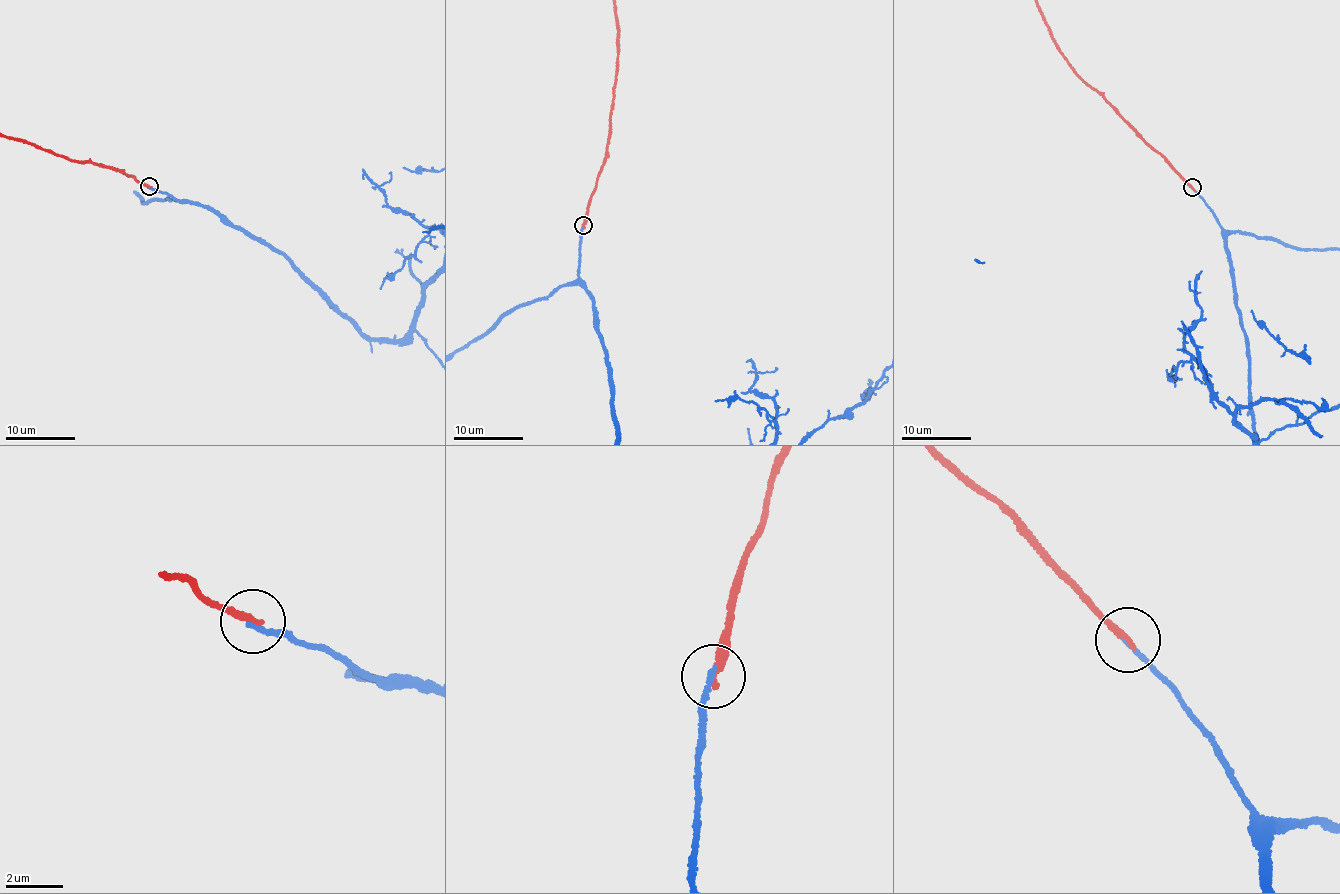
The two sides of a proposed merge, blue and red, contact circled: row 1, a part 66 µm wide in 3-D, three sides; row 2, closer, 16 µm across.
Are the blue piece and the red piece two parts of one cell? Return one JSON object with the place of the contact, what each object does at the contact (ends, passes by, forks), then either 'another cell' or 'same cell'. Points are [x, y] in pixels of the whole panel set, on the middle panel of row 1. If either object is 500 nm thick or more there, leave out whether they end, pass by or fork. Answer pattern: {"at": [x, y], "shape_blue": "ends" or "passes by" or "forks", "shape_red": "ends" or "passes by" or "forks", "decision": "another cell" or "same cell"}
{"at": [583, 225], "shape_blue": "ends", "shape_red": "ends", "decision": "another cell"}

